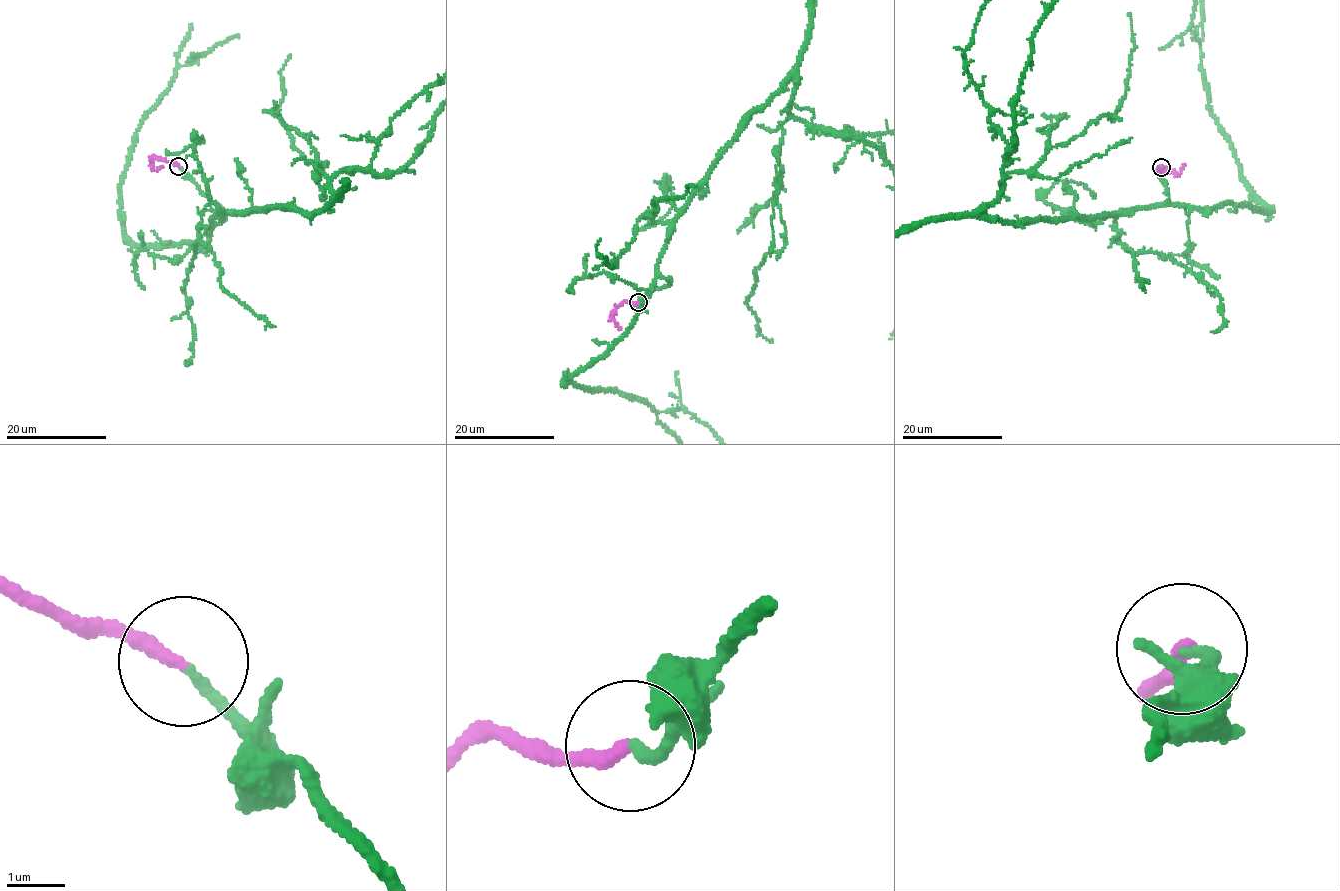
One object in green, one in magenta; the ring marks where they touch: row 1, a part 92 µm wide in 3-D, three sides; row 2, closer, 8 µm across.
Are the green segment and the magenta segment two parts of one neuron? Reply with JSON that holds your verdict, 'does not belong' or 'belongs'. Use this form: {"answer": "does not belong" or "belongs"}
{"answer": "belongs"}

